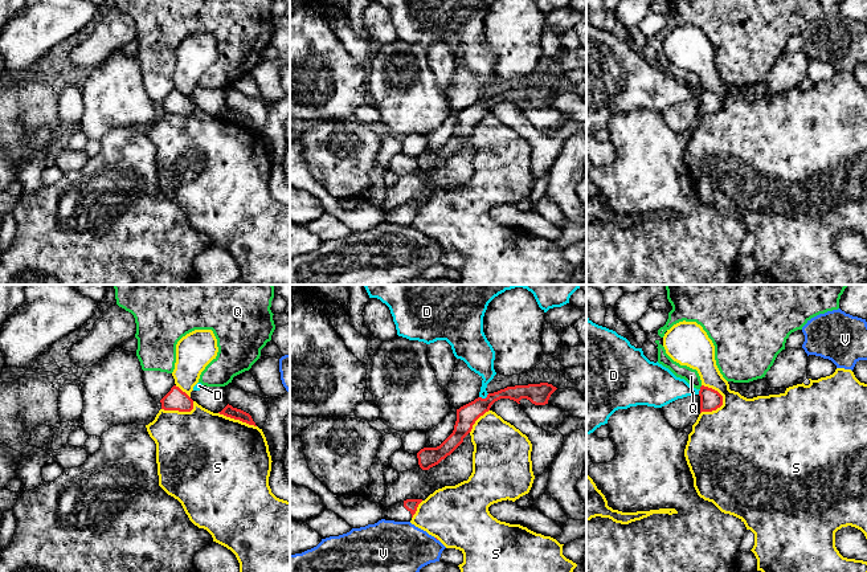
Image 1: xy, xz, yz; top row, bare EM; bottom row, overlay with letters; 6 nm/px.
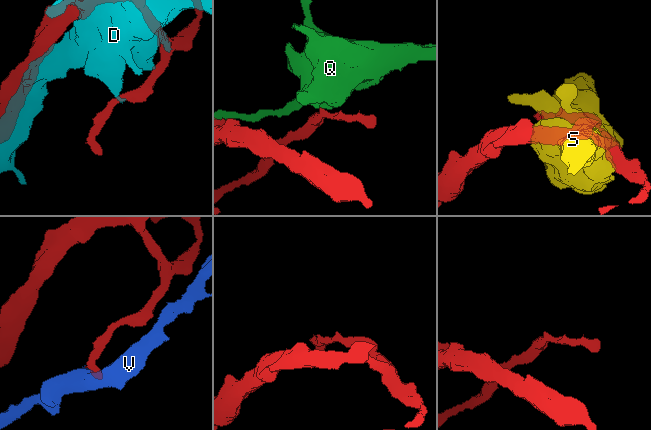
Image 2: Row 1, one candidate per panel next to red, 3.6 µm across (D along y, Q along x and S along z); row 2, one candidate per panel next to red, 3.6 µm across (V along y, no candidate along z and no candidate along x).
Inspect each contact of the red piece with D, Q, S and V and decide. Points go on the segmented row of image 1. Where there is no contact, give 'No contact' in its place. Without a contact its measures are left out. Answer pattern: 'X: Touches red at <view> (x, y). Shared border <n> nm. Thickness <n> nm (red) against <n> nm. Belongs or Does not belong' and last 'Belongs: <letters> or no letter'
D: Touches red at xz (483, 399). Shared border 70 nm. Thickness 130 nm (red) against 180 nm. Does not belong
Q: Touches red at yz (700, 387). Shared border 30 nm. Thickness 130 nm (red) against 90 nm. Does not belong
S: Touches red at yz (719, 393). Shared border 190 nm. Thickness 130 nm (red) against 380 nm. Does not belong
V: No contact. Does not belong
Belongs: no letter

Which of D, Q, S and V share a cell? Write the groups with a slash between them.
D / Q / S / V

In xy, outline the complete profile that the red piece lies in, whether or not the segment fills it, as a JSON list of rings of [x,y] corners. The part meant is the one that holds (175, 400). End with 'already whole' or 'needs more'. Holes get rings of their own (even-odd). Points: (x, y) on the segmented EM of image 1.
[[[176,385],[171,388],[160,403],[164,410],[191,412],[193,409],[193,400]]]; already whole

